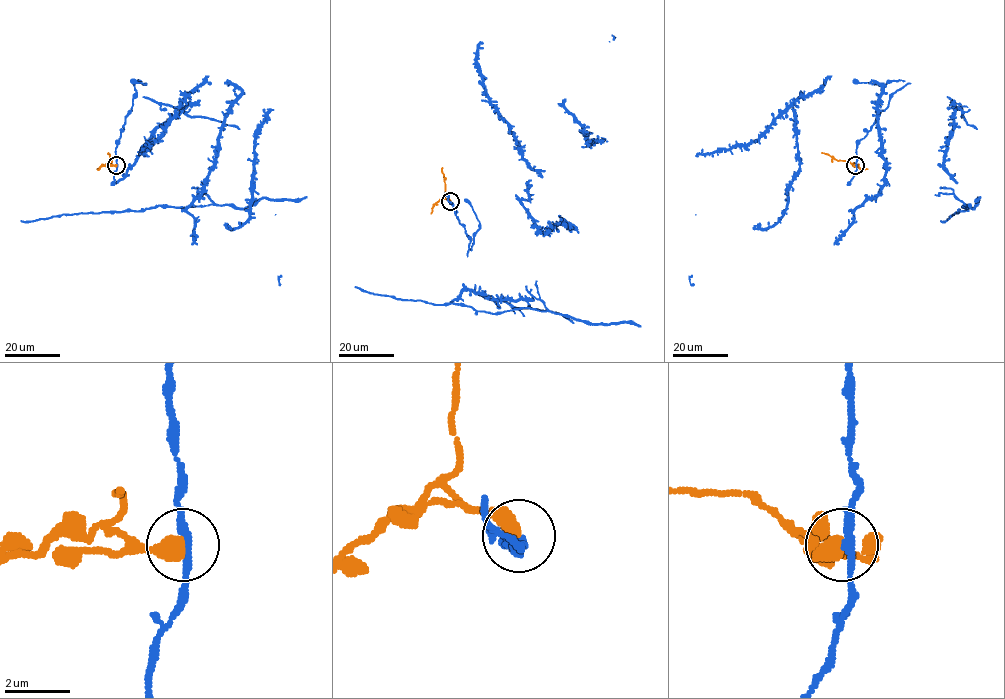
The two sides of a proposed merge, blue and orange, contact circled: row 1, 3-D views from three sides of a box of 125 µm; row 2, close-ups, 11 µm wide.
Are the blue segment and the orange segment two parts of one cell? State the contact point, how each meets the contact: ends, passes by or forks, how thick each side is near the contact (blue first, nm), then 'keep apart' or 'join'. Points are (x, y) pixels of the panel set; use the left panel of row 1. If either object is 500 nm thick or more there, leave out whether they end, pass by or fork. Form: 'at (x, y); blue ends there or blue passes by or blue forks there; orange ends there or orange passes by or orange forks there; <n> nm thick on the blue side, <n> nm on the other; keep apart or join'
at (116, 165); 220 nm thick on the blue side, 500 nm on the other; keep apart

